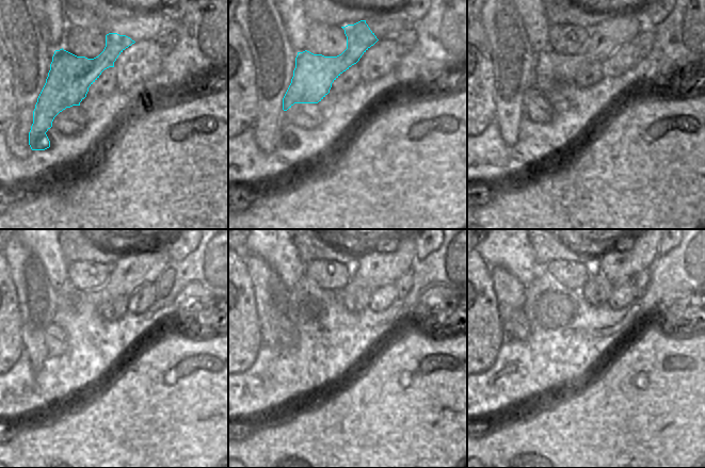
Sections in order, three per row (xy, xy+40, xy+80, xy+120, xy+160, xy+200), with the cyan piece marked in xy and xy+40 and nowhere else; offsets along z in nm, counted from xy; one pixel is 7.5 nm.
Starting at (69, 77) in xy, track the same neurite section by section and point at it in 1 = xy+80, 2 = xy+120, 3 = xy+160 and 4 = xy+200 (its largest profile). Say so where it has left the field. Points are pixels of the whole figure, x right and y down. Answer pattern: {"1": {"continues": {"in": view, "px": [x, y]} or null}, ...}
{"1": {"continues": {"in": "xy+80", "px": [615, 30]}}, "2": {"continues": {"in": "xy+120", "px": [133, 269]}}, "3": {"continues": {"in": "xy+160", "px": [377, 268]}}, "4": {"continues": {"in": "xy+200", "px": [620, 263]}}}

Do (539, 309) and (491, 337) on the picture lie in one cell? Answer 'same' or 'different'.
different

